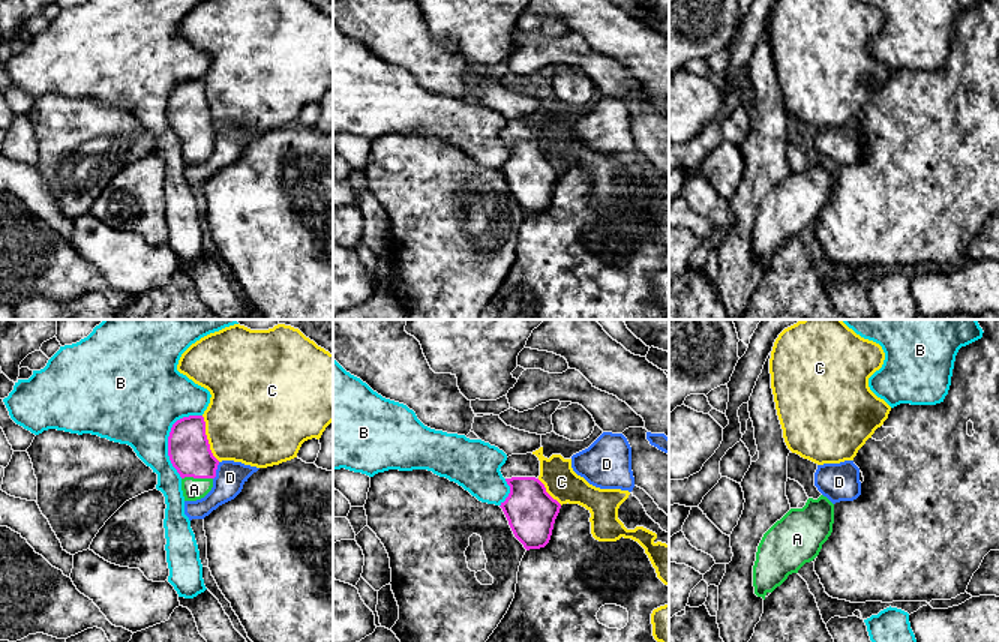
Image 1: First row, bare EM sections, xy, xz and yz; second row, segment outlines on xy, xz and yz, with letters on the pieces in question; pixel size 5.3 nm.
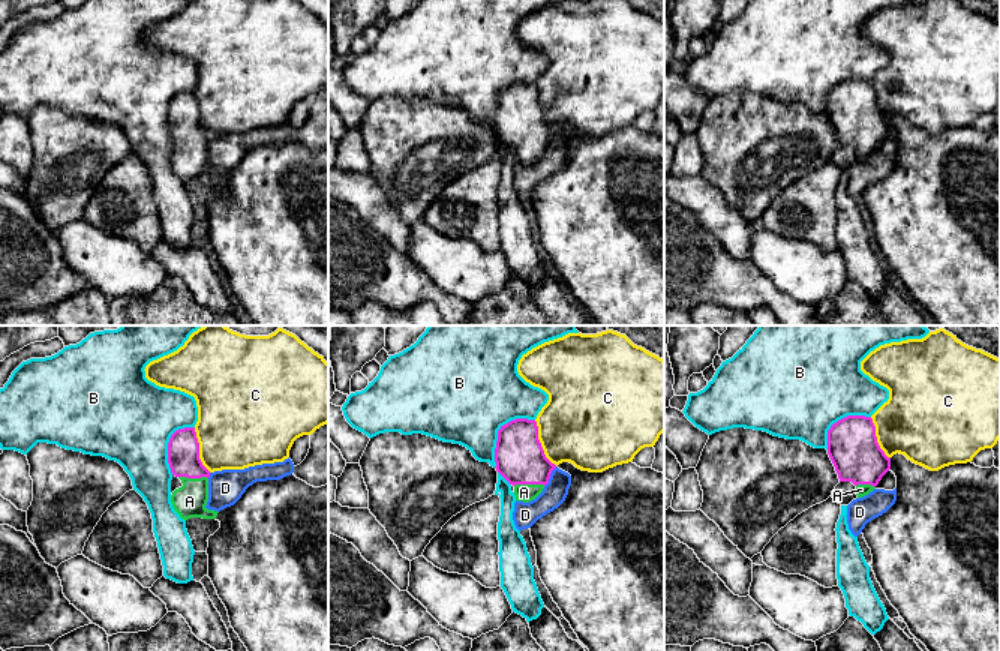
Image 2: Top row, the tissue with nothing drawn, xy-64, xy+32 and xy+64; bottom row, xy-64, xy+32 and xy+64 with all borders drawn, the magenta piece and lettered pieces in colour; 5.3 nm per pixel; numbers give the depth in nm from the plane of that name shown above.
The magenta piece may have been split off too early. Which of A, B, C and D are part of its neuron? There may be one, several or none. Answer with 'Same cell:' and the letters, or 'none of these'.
Same cell: A

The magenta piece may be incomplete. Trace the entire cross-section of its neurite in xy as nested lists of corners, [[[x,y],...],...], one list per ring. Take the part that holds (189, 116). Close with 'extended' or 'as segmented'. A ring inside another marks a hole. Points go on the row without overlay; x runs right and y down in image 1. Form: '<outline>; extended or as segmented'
[[[202,80],[183,81],[172,88],[168,120],[182,141],[184,165],[201,164],[212,154],[219,124],[210,114]]]; extended

